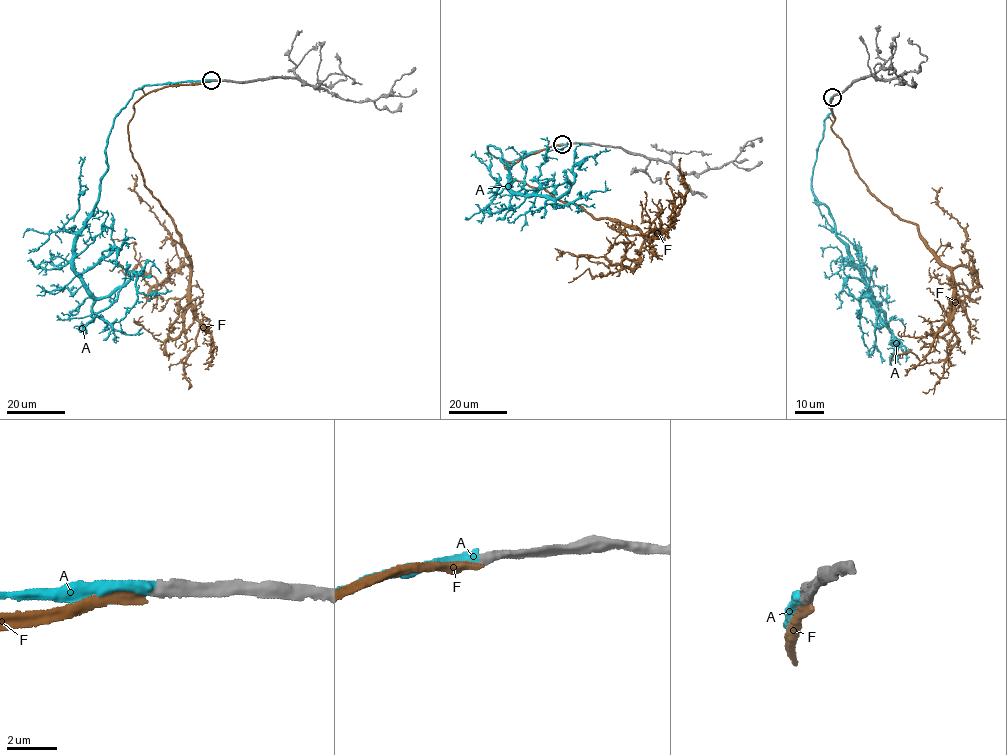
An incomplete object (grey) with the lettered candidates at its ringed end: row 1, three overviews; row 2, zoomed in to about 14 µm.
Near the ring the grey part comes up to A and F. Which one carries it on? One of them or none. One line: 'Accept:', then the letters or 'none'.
Accept: A

